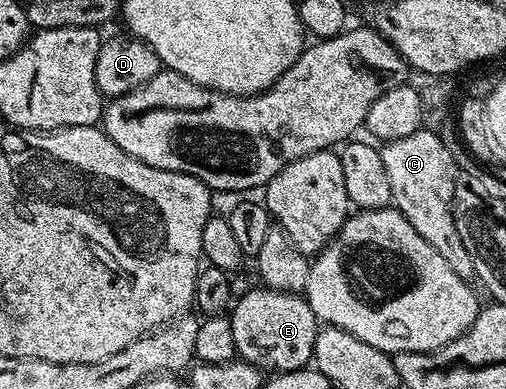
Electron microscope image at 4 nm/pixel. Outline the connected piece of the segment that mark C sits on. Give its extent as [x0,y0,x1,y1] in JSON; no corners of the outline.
[378,128,476,284]

